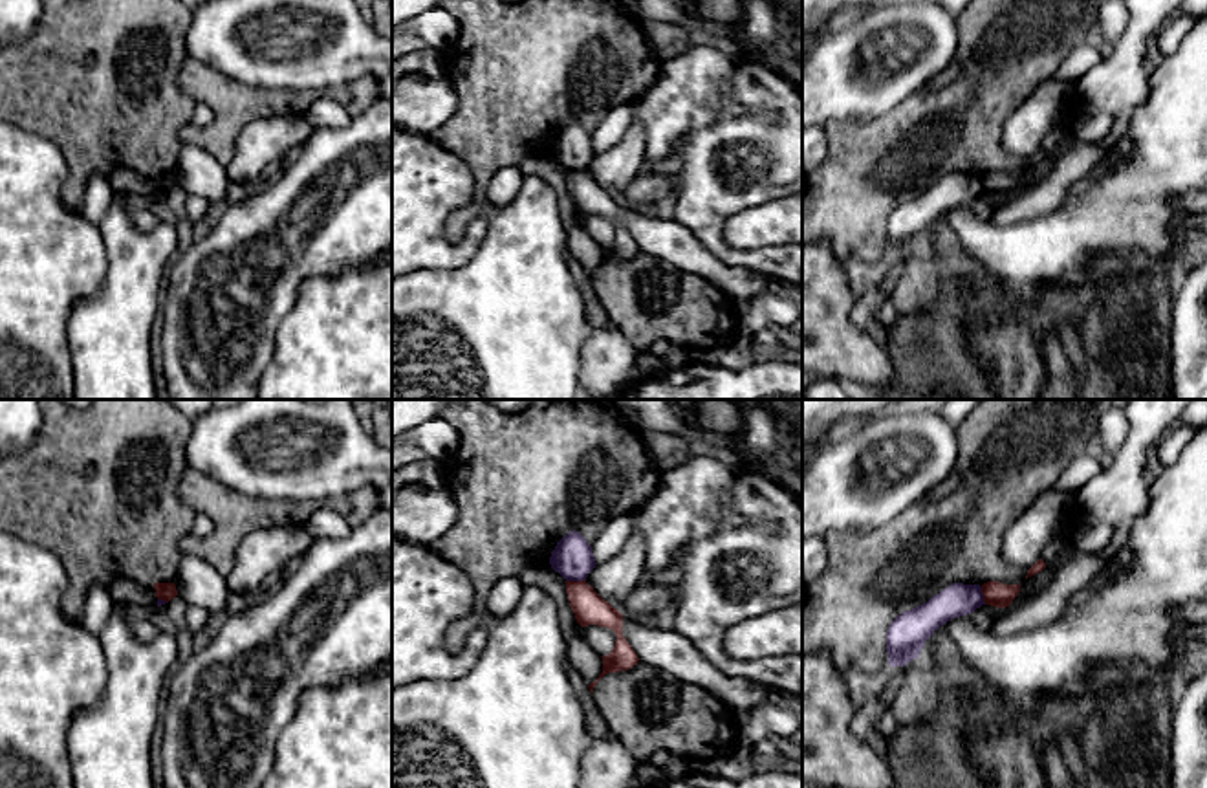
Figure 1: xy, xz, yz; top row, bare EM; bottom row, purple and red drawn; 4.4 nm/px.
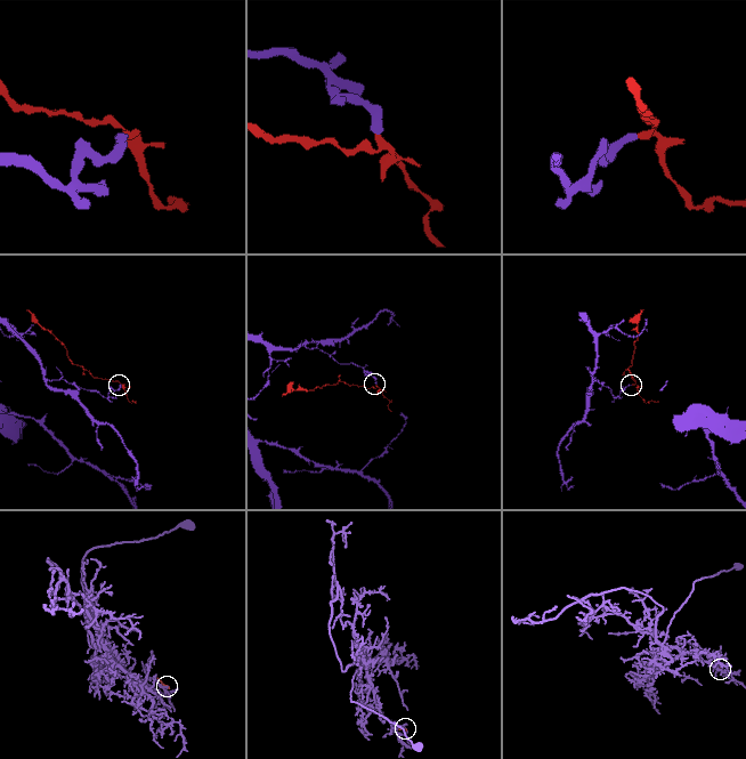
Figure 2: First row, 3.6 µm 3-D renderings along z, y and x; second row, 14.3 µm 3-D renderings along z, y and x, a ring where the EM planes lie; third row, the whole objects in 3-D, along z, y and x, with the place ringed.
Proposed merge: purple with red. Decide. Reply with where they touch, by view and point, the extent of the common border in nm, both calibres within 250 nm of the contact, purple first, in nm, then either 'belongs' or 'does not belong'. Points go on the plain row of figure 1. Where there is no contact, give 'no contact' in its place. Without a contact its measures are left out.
contact xz (576, 169); length 90 nm; calibres 180 and 140 nm; does not belong

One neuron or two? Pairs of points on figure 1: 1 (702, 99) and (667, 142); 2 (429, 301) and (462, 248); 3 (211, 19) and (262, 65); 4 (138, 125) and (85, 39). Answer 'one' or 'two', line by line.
1: one
2: two
3: one
4: one

